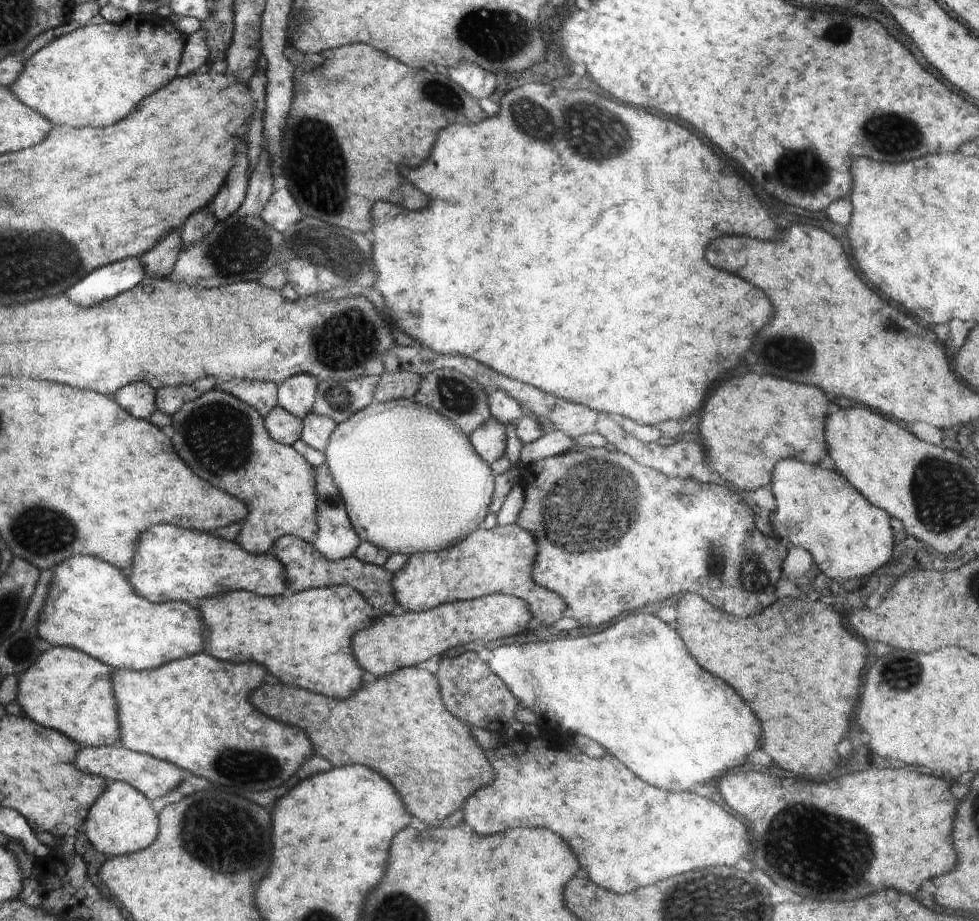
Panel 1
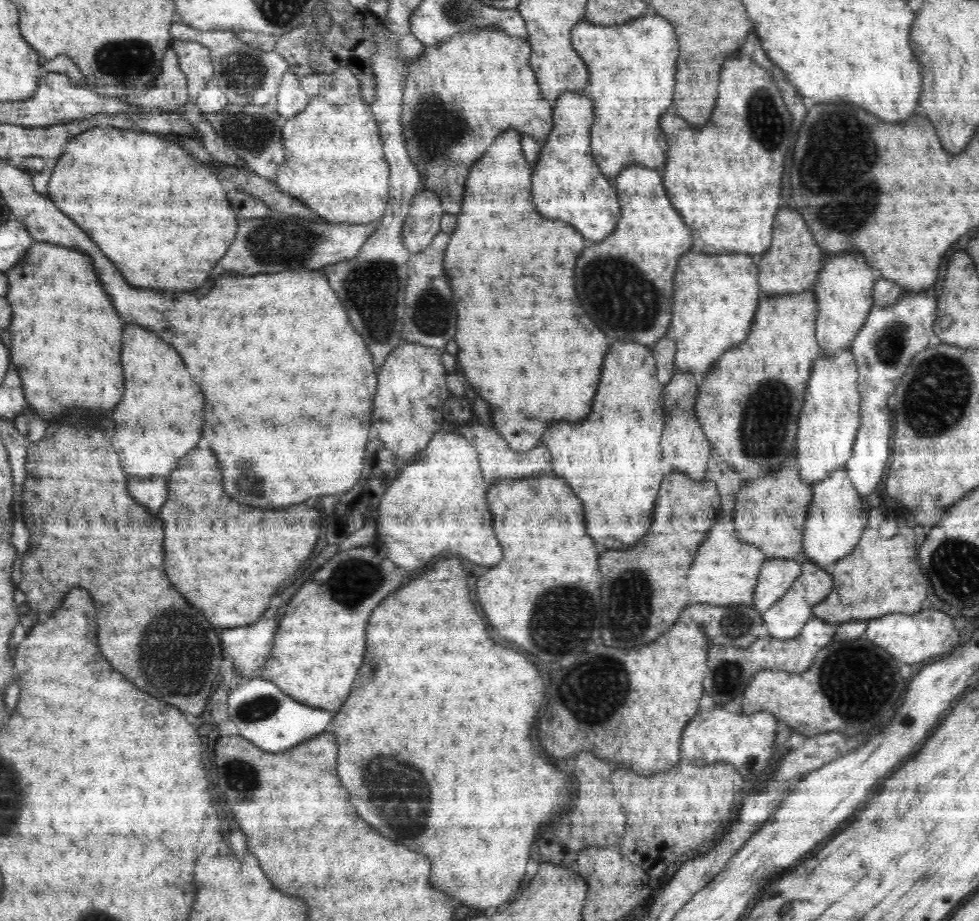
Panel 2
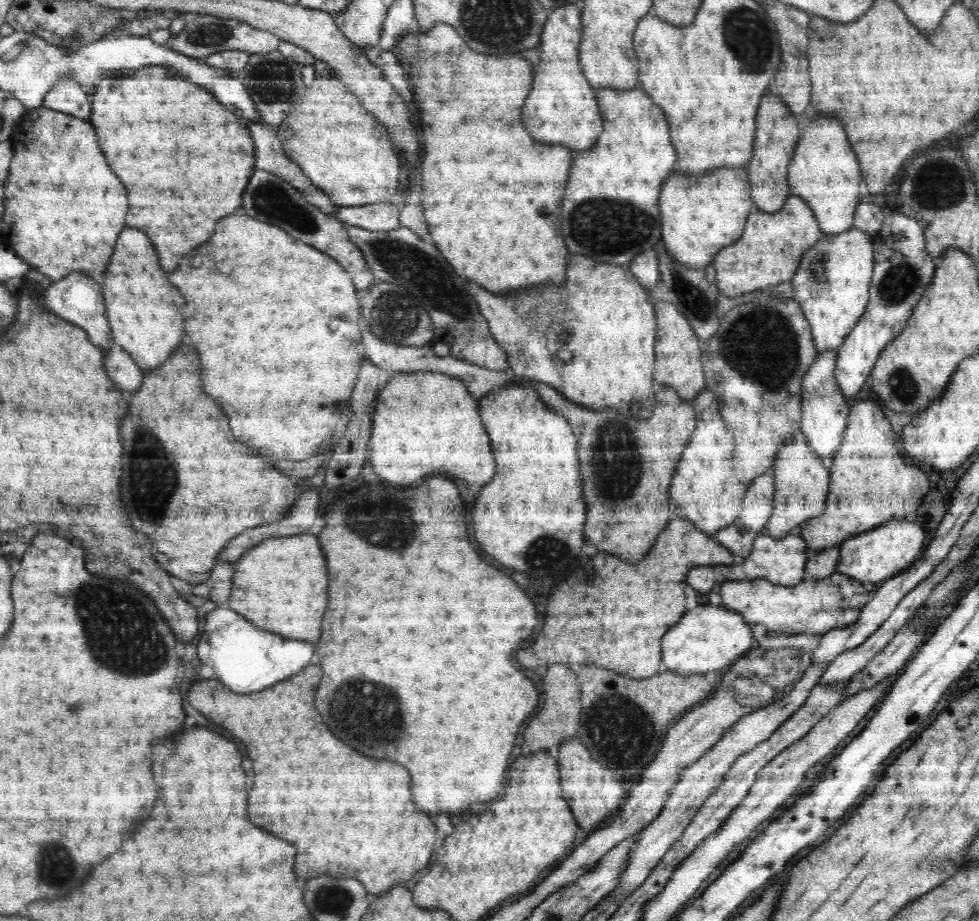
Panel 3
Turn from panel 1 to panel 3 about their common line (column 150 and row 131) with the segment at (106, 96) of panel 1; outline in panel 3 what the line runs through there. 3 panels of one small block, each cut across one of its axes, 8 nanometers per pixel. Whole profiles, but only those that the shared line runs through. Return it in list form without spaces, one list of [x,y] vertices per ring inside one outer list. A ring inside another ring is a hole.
[[[42,106],[29,109],[21,116],[10,141],[14,146],[14,156],[4,185],[2,245],[12,248],[31,269],[38,270],[52,282],[72,272],[84,272],[94,280],[98,276],[96,284],[102,286],[106,266],[118,234],[126,226],[124,218],[130,206],[126,188],[112,174],[98,148],[91,123]]]

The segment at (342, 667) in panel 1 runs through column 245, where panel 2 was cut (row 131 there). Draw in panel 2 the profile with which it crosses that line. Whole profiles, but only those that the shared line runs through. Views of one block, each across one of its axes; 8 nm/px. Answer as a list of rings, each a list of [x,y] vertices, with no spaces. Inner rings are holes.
[[[654,14],[642,15],[624,24],[598,25],[582,20],[571,30],[574,51],[582,57],[589,72],[588,93],[593,102],[593,123],[591,126],[591,154],[604,177],[612,182],[628,166],[642,166],[661,170],[666,160],[666,138],[660,130],[660,116],[670,108],[676,74],[678,44],[674,26]]]

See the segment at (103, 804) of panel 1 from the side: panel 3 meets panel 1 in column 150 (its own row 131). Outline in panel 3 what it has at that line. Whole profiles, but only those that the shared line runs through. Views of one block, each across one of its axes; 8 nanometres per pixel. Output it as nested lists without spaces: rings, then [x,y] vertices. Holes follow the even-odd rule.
[[[820,114],[805,132],[799,133],[799,142],[788,168],[789,192],[810,205],[823,234],[842,234],[854,226],[854,214],[861,200],[860,180],[861,171],[858,158],[848,143],[840,121]]]

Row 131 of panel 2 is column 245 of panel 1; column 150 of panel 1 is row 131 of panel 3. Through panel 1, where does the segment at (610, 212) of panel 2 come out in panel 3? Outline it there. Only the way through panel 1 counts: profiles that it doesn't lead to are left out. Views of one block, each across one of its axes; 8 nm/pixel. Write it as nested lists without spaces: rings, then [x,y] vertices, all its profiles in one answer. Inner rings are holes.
[[[578,4],[550,10],[540,38],[541,62],[522,112],[524,126],[528,126],[528,134],[534,140],[566,146],[574,153],[590,151],[599,140],[603,126],[596,90],[590,86],[579,63],[581,18],[582,8],[578,8]]]

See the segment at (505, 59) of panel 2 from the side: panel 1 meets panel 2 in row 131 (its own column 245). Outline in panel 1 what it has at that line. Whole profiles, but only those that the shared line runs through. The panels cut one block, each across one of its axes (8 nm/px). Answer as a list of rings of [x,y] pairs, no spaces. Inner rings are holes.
[[[210,390],[204,396],[186,402],[171,418],[174,428],[172,444],[178,456],[188,464],[188,468],[214,488],[228,492],[230,496],[242,500],[248,506],[248,516],[241,522],[238,538],[233,540],[240,548],[256,555],[272,552],[281,536],[294,536],[309,543],[316,540],[318,522],[316,482],[312,476],[314,467],[308,464],[292,445],[283,445],[272,440],[266,432],[264,419],[254,408],[231,394]]]

